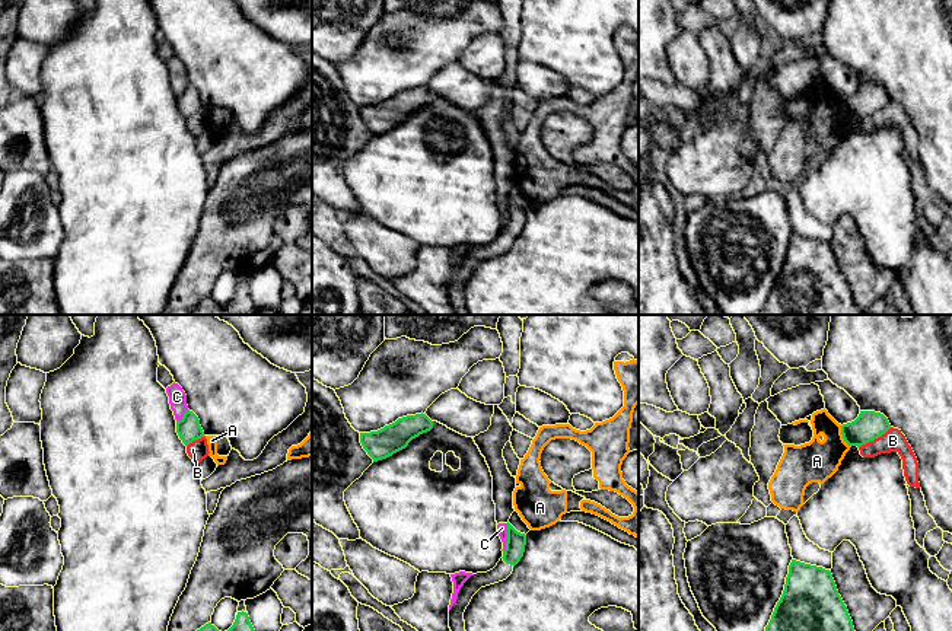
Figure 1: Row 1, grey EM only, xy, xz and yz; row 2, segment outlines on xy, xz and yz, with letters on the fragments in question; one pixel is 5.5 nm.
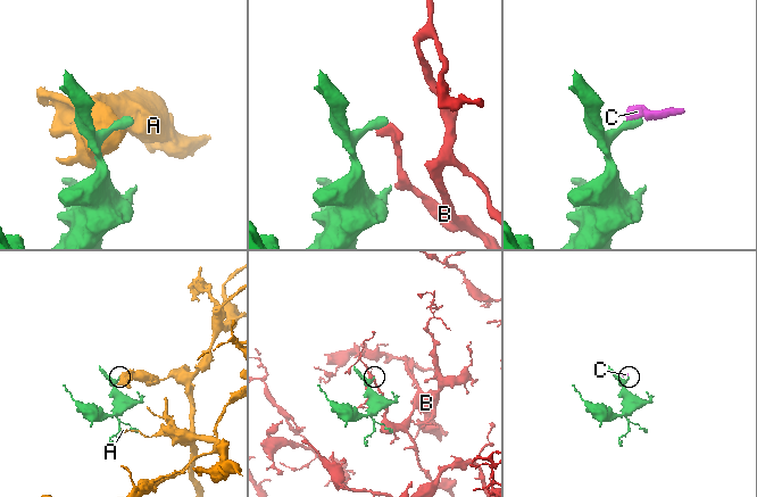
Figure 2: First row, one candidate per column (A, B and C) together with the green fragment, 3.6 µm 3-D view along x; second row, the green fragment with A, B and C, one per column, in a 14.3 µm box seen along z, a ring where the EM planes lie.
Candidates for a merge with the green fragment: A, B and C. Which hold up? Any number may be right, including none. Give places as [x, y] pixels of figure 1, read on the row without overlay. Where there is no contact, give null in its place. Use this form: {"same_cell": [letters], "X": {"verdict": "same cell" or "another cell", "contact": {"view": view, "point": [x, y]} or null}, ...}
{"same_cell": [], "A": {"verdict": "another cell", "contact": {"view": "yz", "point": [843, 110]}}, "B": {"verdict": "another cell", "contact": {"view": "yz", "point": [875, 111]}}, "C": {"verdict": "another cell", "contact": {"view": "xz", "point": [508, 213]}}}

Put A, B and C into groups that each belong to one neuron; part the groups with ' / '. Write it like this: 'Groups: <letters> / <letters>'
Groups: A / B / C

